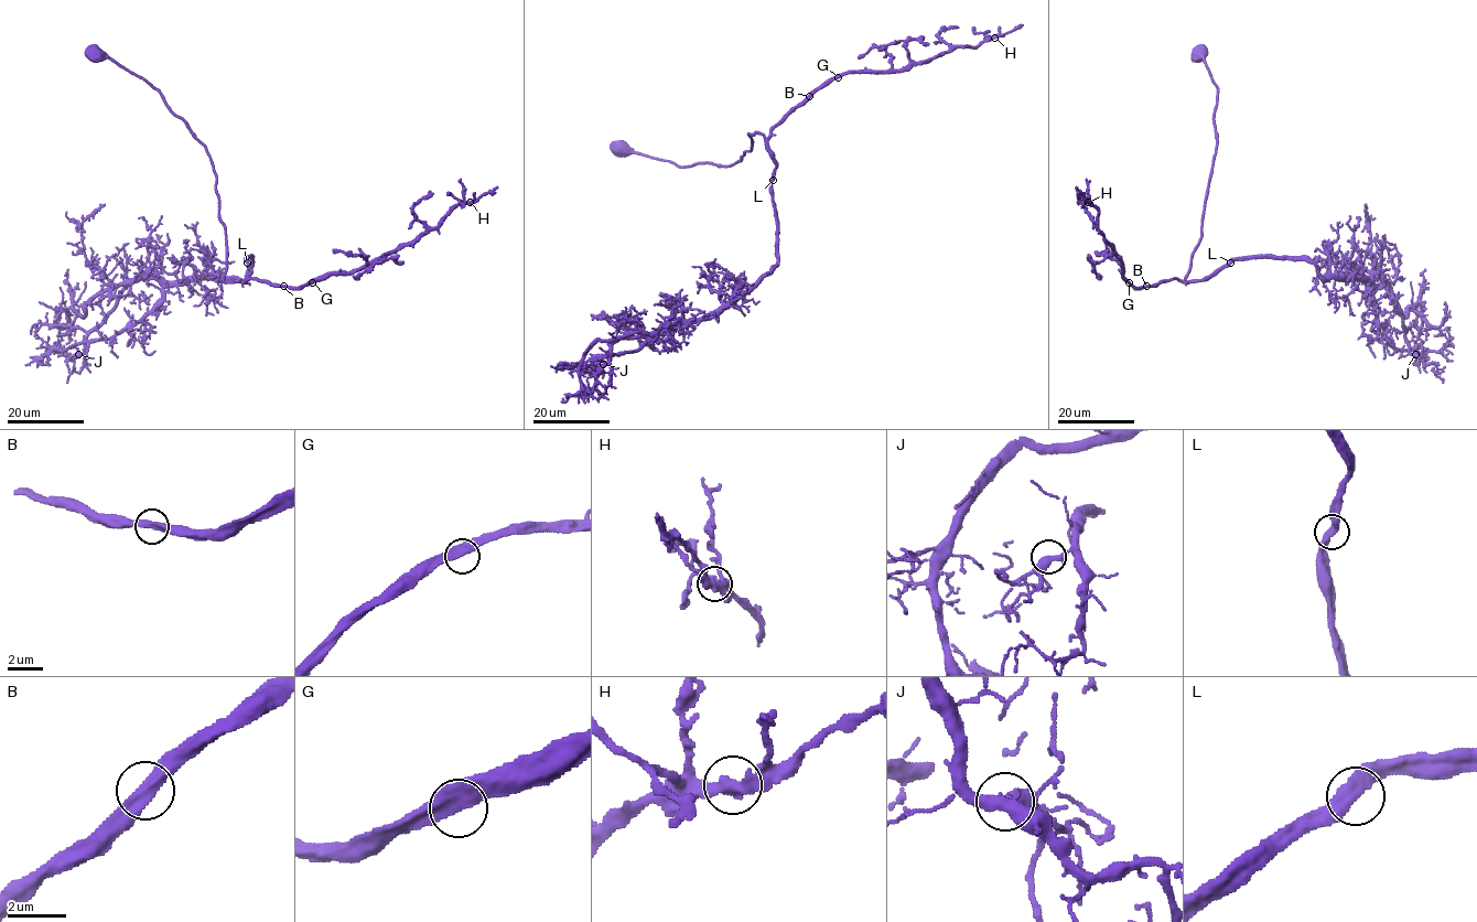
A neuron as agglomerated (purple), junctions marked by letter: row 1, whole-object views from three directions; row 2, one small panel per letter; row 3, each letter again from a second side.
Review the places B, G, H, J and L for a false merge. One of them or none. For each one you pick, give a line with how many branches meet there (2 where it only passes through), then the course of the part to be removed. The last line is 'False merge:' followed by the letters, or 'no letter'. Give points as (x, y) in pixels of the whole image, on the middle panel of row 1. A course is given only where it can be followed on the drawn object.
False merge: no letter

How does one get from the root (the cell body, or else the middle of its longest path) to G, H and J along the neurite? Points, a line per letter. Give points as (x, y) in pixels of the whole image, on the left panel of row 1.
G: (94, 53), (146, 79), (205, 148), (225, 235), (224, 280), (258, 279), (292, 287), (312, 282)
H: (94, 53), (146, 79), (205, 148), (225, 228), (225, 281), (303, 287), (352, 274), (470, 202)
J: (94, 53), (146, 79), (205, 148), (224, 280), (252, 267), (137, 277), (78, 354)

